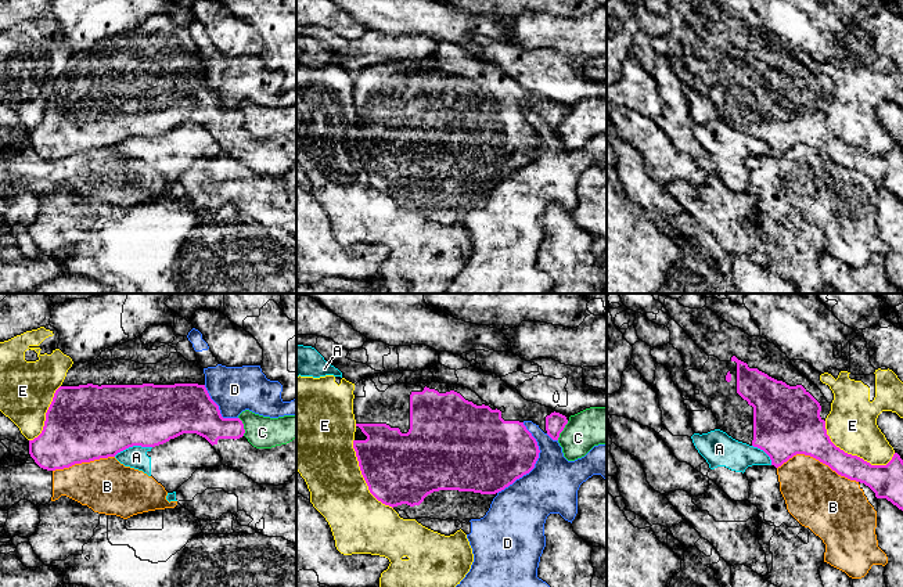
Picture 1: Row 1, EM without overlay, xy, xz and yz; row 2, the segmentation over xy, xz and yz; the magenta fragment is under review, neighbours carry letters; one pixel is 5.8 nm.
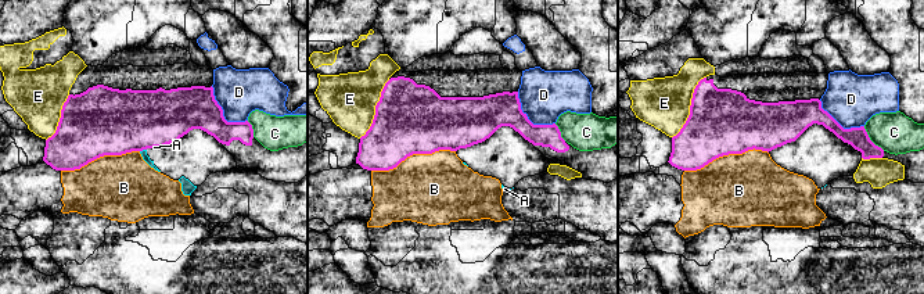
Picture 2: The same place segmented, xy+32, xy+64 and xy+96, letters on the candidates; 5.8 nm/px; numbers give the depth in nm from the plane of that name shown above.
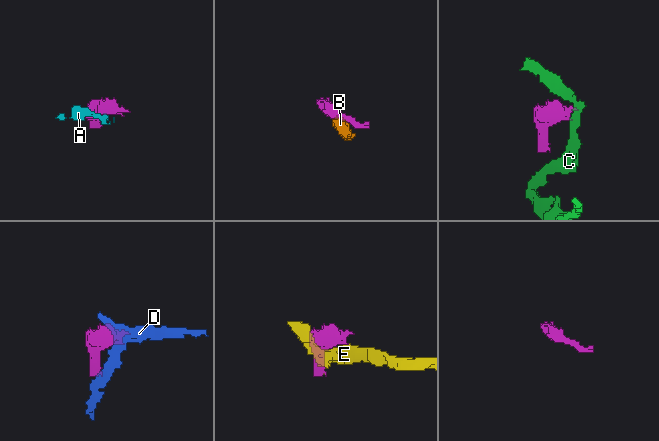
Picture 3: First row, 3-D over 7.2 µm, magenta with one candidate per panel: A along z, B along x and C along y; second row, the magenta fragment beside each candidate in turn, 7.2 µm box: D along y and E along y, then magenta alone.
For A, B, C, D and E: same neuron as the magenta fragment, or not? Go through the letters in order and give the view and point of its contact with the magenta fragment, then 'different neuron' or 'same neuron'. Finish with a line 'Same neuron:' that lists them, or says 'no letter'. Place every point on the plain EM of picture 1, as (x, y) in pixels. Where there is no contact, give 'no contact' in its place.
A: contact xy (132, 136); different neuron
B: contact yz (817, 148); different neuron
C: contact xz (562, 119); different neuron
D: contact xz (535, 152); different neuron
E: contact yz (855, 146); different neuron
Same neuron: no letter

